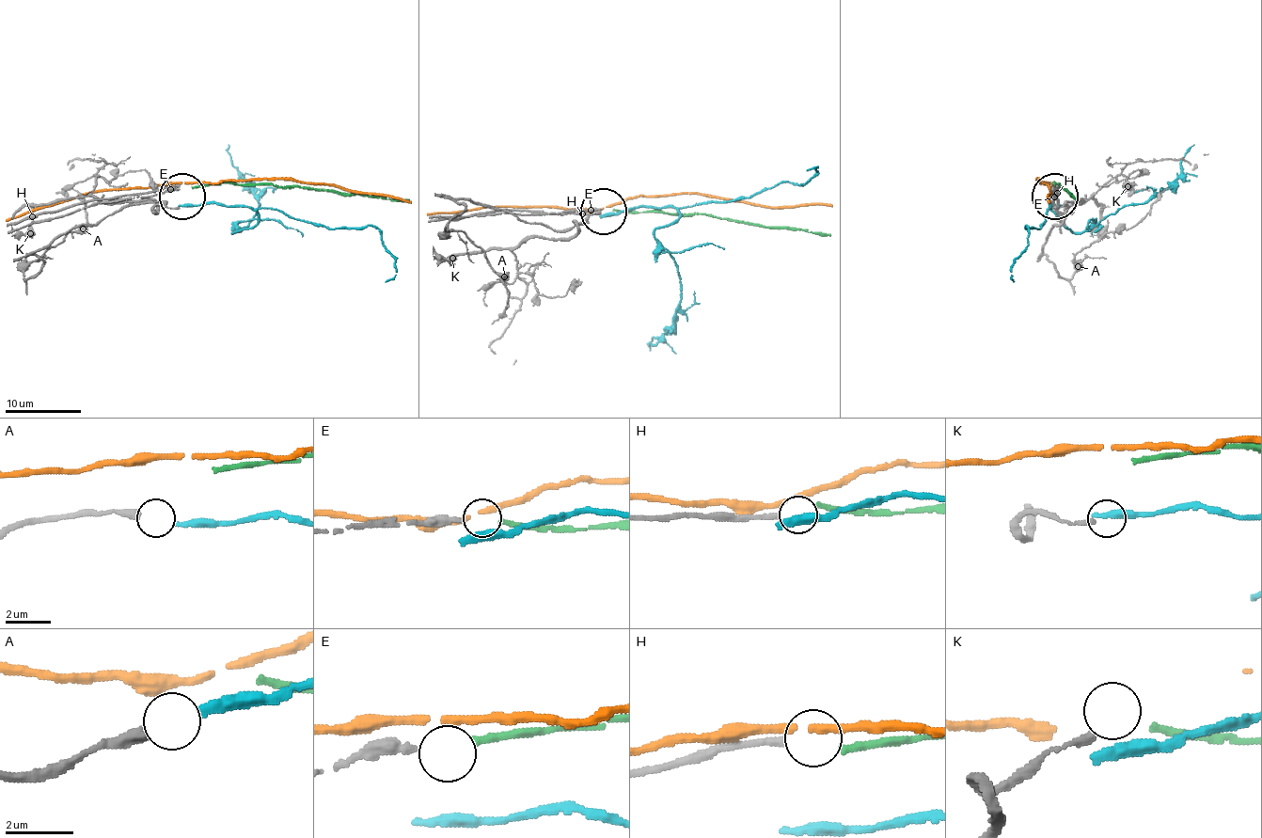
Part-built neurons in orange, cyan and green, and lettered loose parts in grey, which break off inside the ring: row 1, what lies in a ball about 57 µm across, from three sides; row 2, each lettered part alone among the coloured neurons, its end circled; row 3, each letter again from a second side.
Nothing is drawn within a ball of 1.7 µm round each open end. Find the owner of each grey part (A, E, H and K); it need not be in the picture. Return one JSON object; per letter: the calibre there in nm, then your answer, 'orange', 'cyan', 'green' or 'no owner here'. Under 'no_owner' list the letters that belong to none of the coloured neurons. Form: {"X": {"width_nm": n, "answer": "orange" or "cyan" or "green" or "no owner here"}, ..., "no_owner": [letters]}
{"A": {"width_nm": 360, "answer": "cyan"}, "E": {"width_nm": 300, "answer": "green"}, "H": {"width_nm": 240, "answer": "no owner here"}, "K": {"width_nm": 200, "answer": "no owner here"}, "no_owner": ["H", "K"]}

